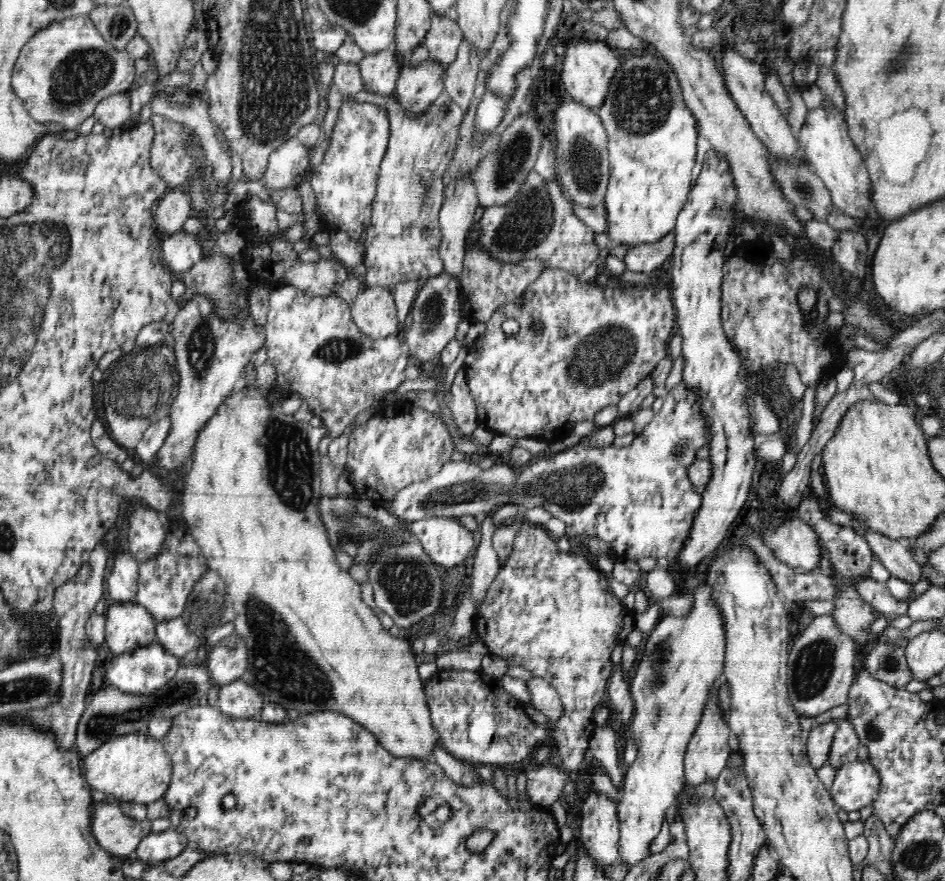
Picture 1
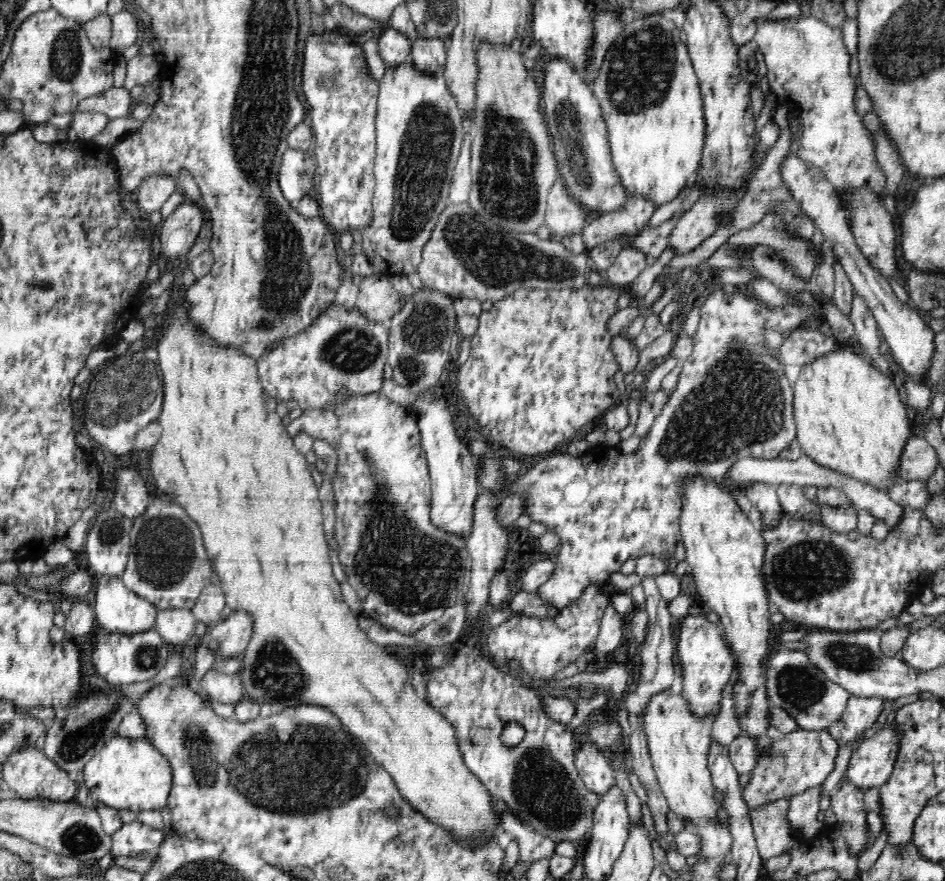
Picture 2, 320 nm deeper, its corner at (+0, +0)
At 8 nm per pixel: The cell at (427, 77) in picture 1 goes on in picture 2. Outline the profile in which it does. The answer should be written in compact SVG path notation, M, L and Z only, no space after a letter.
M416 37L411 44L410 61L420 71L441 74L447 57L446 40Z

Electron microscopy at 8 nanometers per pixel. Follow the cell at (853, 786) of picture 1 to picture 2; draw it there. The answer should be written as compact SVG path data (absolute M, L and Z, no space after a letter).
M889 728L880 729L875 735L864 739L852 753L847 770L845 772L848 781L866 792L869 788L880 788L892 774L896 756L898 755L898 748L900 748L900 739L896 731L889 730Z

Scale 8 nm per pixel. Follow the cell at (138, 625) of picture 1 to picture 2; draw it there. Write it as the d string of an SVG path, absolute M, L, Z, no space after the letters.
M96 575L94 588L94 612L96 620L108 633L140 634L154 628L157 608L148 599L128 590L120 577Z

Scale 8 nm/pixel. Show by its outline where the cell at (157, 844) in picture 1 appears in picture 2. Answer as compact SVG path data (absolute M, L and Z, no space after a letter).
M128 816L124 824L112 837L113 857L146 854L150 850L160 848L166 838L162 830L148 826Z

